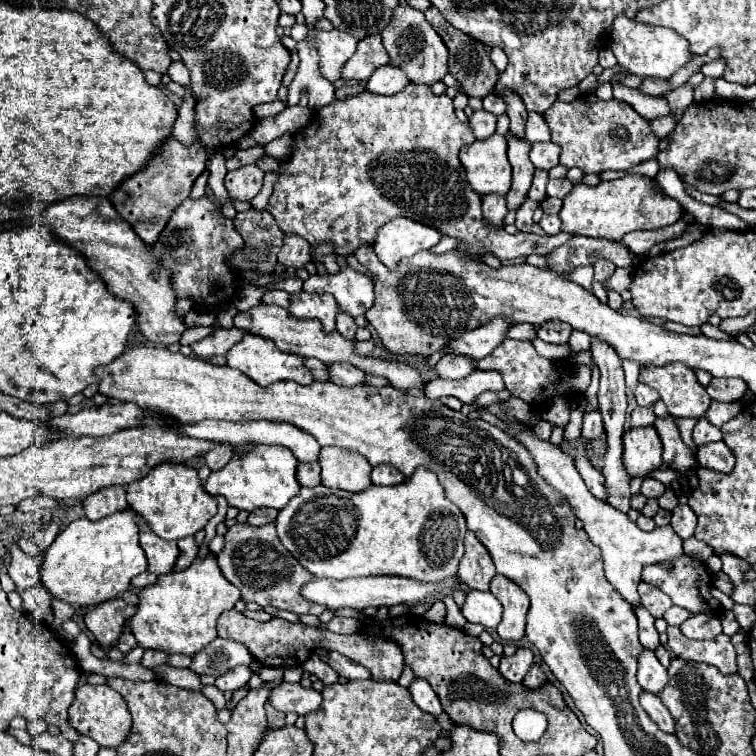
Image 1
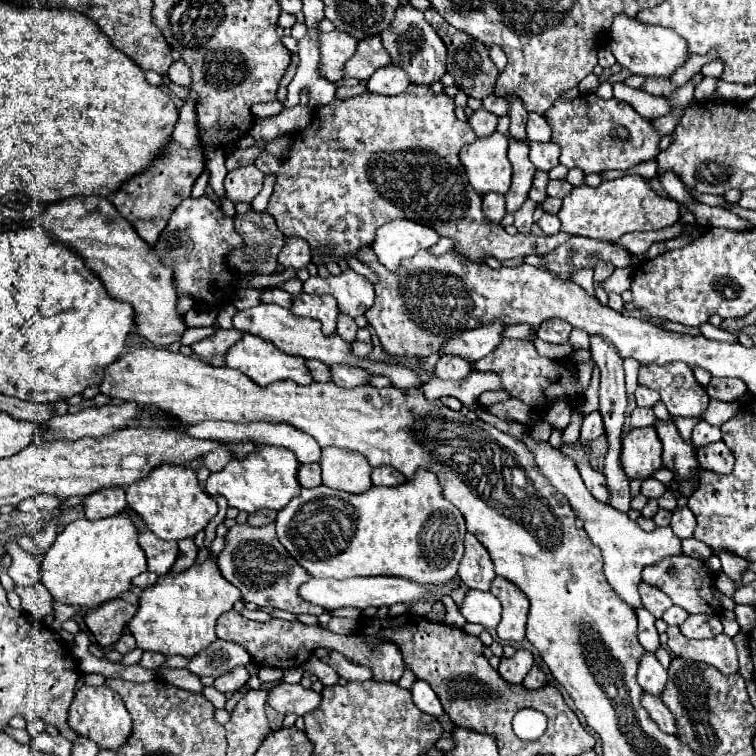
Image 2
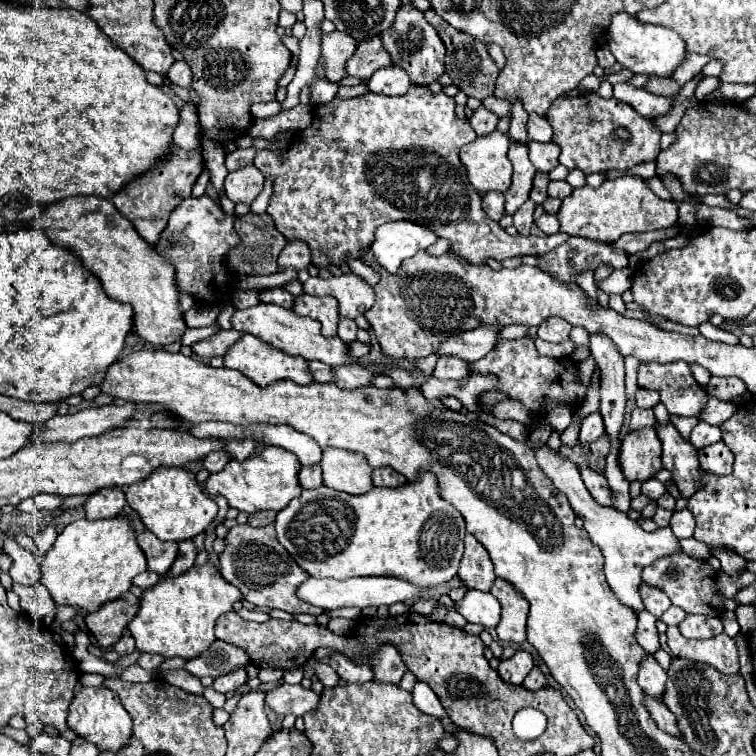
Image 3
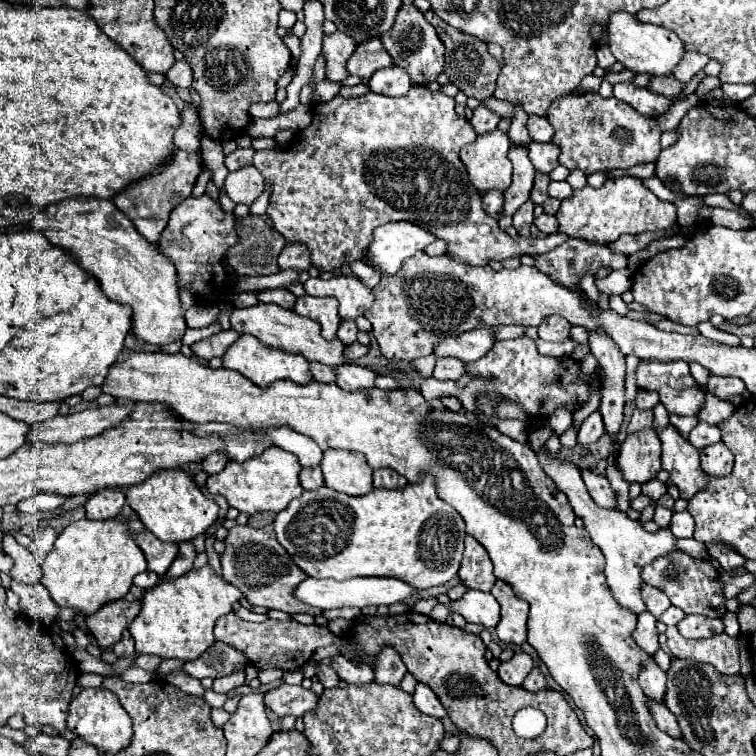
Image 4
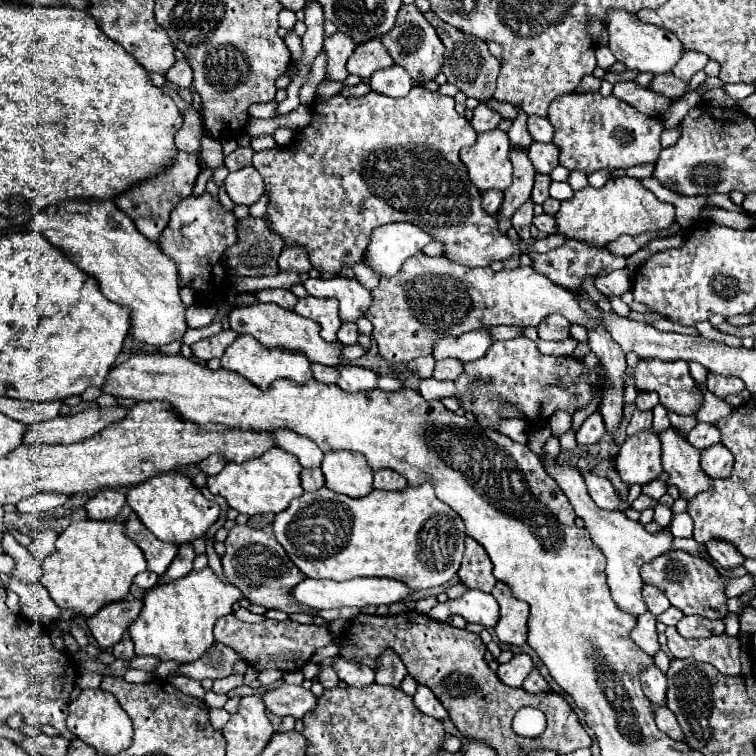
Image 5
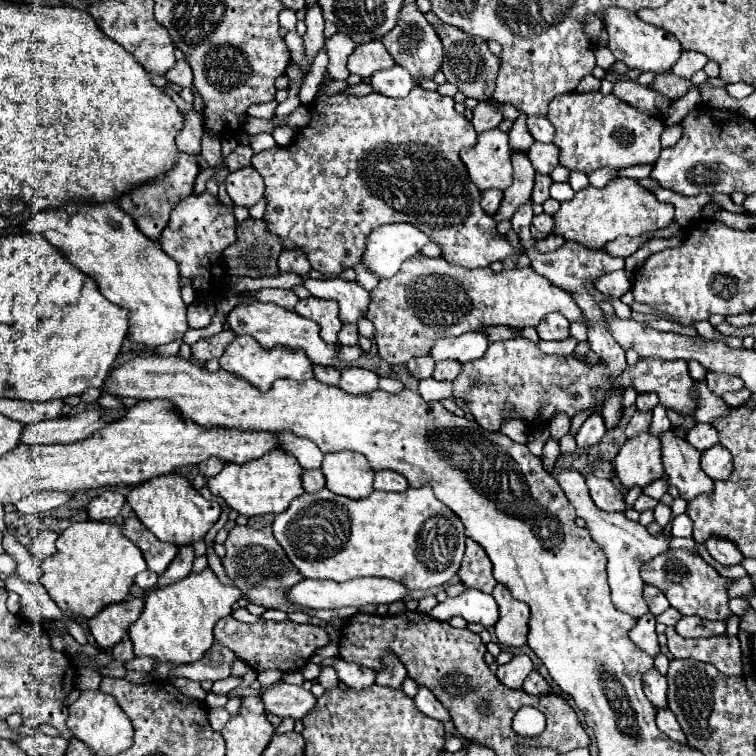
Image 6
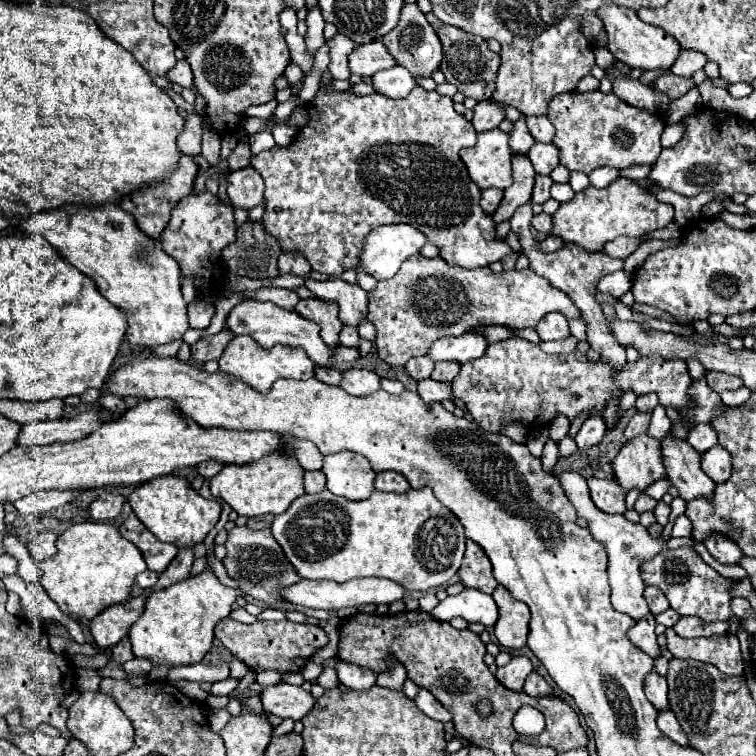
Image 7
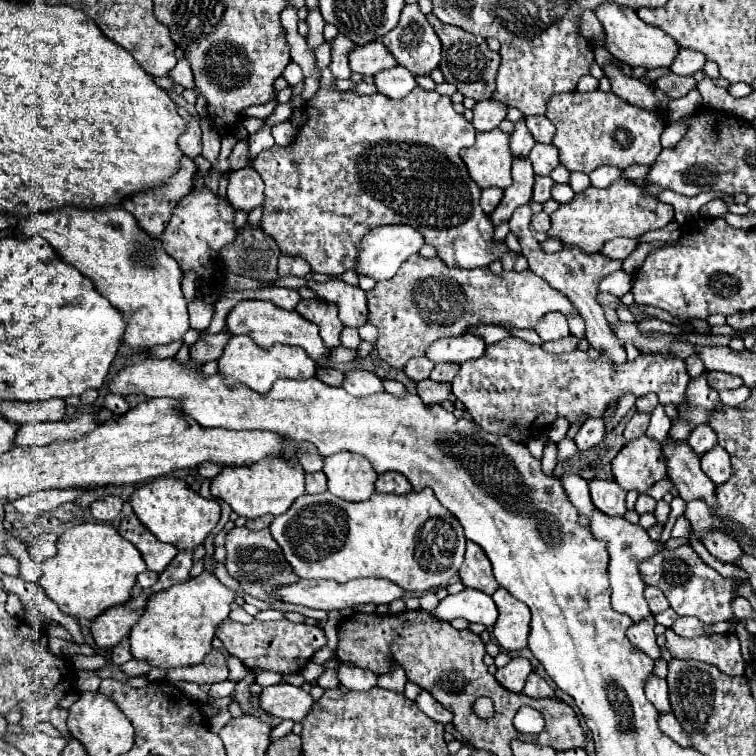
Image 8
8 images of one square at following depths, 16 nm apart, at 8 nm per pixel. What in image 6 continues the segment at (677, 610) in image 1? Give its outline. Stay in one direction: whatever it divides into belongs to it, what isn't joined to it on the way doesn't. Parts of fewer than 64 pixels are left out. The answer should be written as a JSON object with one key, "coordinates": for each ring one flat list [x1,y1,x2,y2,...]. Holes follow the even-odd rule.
{"coordinates":[[668,608,668,610,666,610,666,612,662,612,660,616,656,616,656,622,664,624,664,626,674,626,680,618,682,618,682,616,680,616,680,612,676,612,674,608]]}

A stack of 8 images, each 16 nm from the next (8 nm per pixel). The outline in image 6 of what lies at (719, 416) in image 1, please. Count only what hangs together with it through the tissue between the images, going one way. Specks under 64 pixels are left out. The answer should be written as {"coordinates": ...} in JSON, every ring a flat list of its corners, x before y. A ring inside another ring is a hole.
{"coordinates":[[694,382,696,384,696,396,700,396,700,408,696,408,696,412,692,412,692,418,696,422,714,422,718,416,724,416,730,408,722,402,720,396,716,396,714,392,708,390,708,386,702,382]]}

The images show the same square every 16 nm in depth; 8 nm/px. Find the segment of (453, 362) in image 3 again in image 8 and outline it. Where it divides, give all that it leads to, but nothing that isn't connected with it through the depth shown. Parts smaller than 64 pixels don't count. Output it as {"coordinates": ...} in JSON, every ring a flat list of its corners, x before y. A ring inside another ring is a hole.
{"coordinates":[[444,362,444,364,436,364,428,378,434,380,434,382,450,382,456,376,456,372,458,372,458,366,456,364]]}

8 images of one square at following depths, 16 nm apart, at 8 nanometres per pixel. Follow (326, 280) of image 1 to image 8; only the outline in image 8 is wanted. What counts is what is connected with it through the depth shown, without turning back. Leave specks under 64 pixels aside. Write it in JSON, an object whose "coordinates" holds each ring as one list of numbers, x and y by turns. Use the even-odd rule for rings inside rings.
{"coordinates":[[314,280,308,286,322,296,326,302,336,304,340,308,340,320,344,326,360,328,368,322,368,306,366,306,366,292,358,286,350,286,342,280,316,284]]}

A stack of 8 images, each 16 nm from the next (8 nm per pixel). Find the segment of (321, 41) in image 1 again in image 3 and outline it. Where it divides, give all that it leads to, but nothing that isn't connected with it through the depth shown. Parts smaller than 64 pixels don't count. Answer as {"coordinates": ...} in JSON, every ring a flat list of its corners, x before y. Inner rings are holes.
{"coordinates":[[344,32,322,34,322,60,324,72,330,82,340,82,346,78,346,62,356,50,356,40]]}

